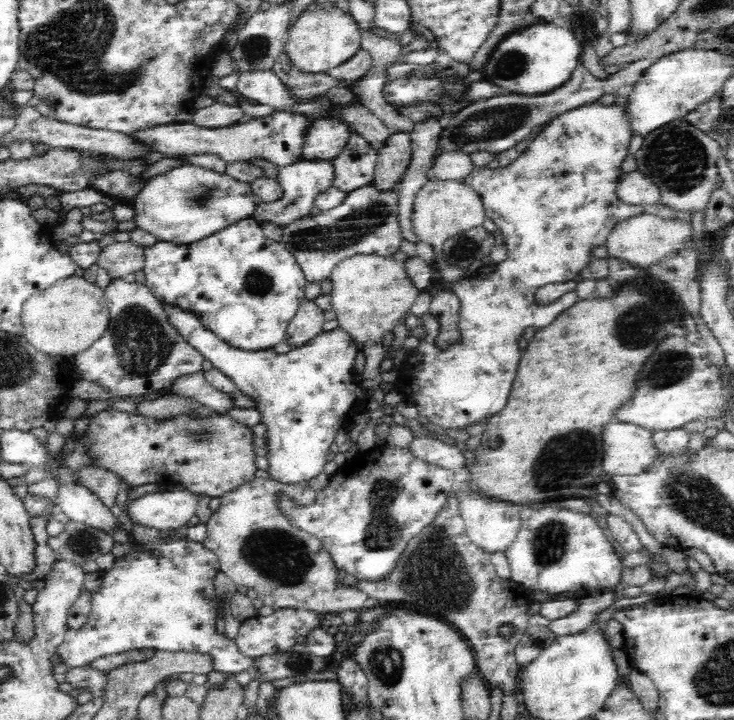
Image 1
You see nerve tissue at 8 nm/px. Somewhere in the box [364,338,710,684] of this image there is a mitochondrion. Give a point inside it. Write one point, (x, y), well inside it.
(436, 575)

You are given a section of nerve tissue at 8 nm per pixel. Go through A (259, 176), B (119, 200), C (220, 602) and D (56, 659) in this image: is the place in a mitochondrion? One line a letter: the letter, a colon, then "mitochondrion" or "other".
A: other
B: other
C: other
D: other

